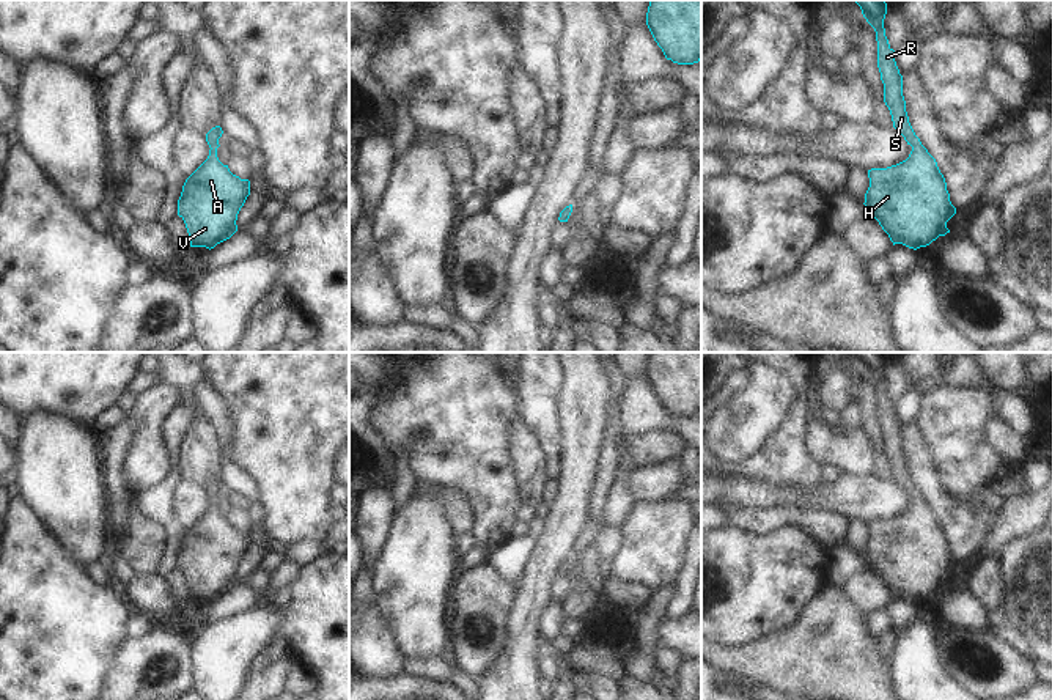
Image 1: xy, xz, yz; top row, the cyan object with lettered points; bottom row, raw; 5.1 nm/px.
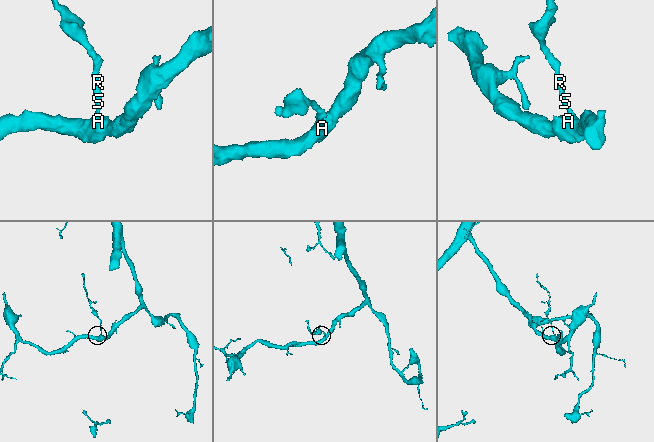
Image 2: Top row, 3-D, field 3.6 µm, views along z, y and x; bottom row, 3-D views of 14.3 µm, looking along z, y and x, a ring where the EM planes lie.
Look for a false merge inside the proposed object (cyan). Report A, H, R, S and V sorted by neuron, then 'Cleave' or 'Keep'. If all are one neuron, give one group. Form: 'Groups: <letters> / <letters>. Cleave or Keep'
Groups: A H R S V. Keep.

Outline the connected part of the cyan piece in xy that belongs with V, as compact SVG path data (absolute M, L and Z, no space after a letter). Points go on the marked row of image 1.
M220 126L206 134L208 159L186 179L178 200L190 247L214 249L237 231L237 214L250 195L250 181L233 175L217 157Z

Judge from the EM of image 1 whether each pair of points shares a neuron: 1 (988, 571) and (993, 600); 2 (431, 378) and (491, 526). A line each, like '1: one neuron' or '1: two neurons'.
1: one neuron
2: one neuron

